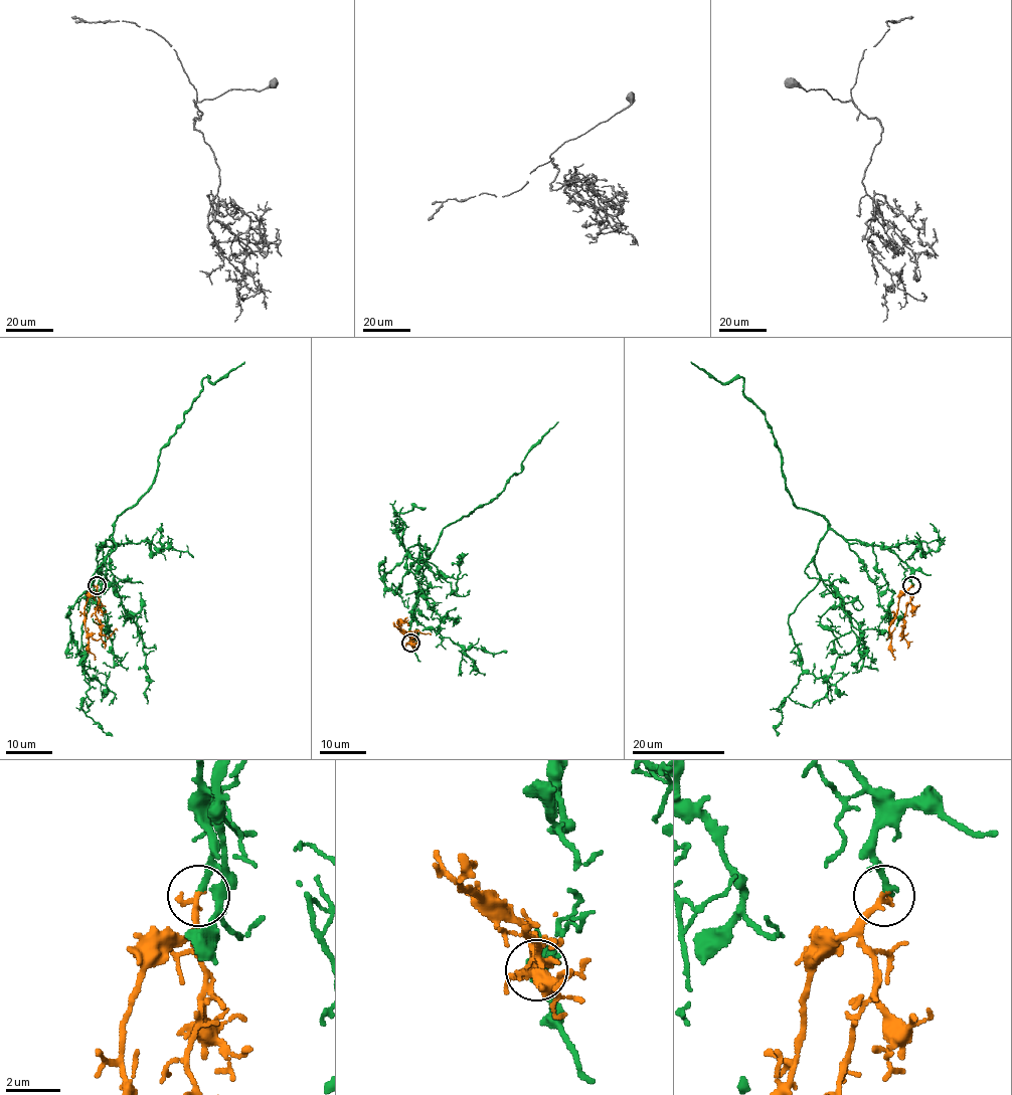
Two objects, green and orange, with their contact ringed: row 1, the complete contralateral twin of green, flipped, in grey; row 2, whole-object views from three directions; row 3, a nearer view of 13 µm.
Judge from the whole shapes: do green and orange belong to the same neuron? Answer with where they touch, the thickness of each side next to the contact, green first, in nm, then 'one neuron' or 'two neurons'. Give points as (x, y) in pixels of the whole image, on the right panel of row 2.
(911, 585) | 280/240 nm | one neuron

